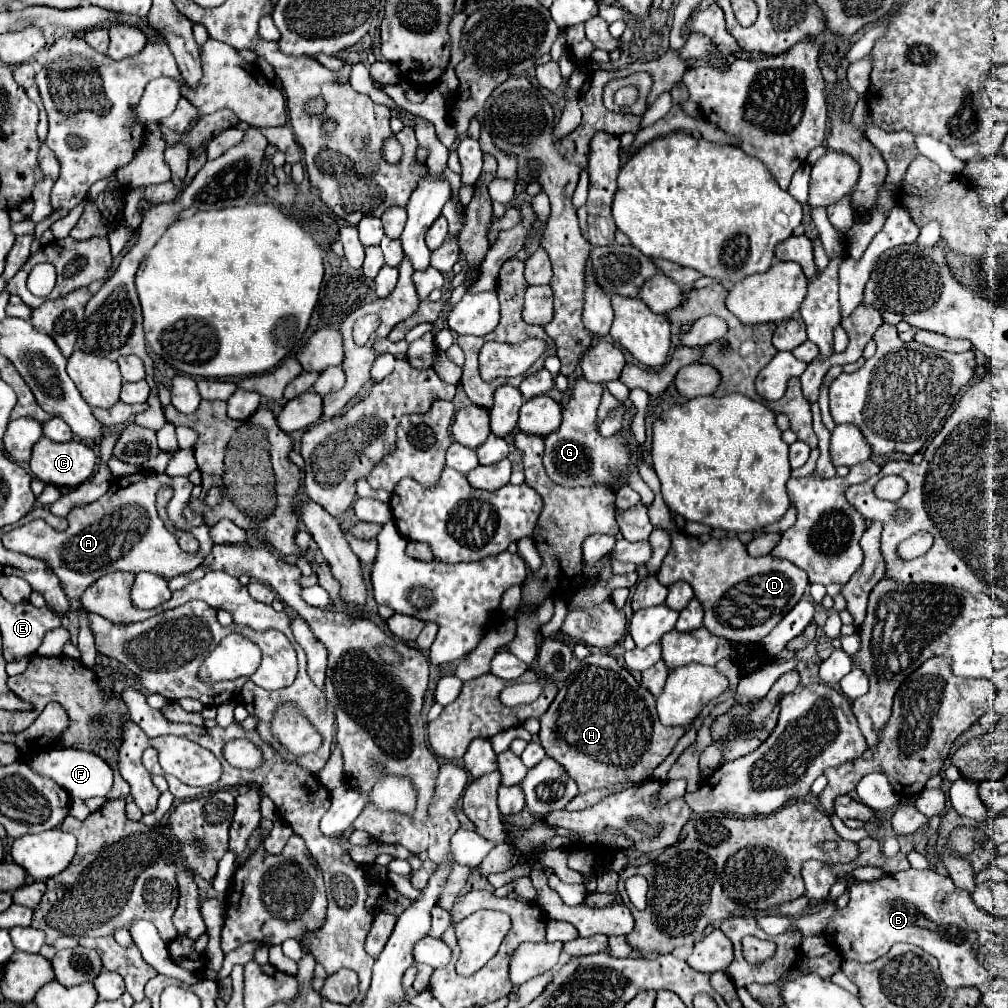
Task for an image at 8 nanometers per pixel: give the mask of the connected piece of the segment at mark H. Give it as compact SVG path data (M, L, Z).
M590 654L578 662L578 668L570 674L570 678L566 678L566 682L562 682L554 702L540 718L540 726L542 748L550 758L562 764L570 778L574 778L580 794L594 788L614 788L616 784L636 782L650 776L686 732L682 726L668 728L660 724L654 696L608 654Z

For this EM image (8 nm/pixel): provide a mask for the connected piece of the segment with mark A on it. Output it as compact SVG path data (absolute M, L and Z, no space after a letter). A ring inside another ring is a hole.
M142 470L126 478L114 478L110 482L110 490L100 500L88 506L82 506L78 510L74 508L68 514L70 526L64 532L56 532L44 520L32 520L24 526L12 528L2 536L2 542L8 550L44 560L52 568L52 572L60 578L60 584L66 596L78 602L78 608L74 610L80 622L78 650L82 654L80 658L82 664L88 668L96 664L96 648L94 648L94 636L90 630L88 610L80 604L80 598L90 584L94 584L100 576L108 572L118 572L118 570L134 572L134 574L152 572L170 580L178 574L186 574L198 568L212 550L214 542L208 536L208 526L198 526L194 530L194 536L200 542L200 550L196 554L188 554L178 546L176 536L164 526L164 522L156 512L156 492L162 486L174 488L178 498L188 498L194 488L194 484L188 478L182 478L182 476L170 478L168 474Z

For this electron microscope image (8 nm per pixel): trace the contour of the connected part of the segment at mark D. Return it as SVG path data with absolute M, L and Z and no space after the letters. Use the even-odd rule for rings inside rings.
M643 459L638 463L638 468L641 478L655 496L648 508L650 522L654 528L666 530L672 540L672 546L656 574L658 582L664 586L672 586L674 582L688 582L704 608L704 626L712 634L728 638L730 642L760 642L794 608L794 604L800 602L808 586L806 572L792 562L776 560L770 554L752 558L738 538L720 538L702 544L698 538L680 532L672 522L672 516L666 512L655 471Z

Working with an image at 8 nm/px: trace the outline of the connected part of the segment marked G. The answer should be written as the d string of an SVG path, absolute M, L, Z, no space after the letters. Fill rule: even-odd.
M578 378L572 388L572 398L562 410L562 426L554 434L546 436L544 466L548 476L564 486L590 486L590 484L616 484L622 470L630 466L630 454L626 440L620 434L602 438L596 428L596 412L602 400L602 384L592 384L586 378Z

